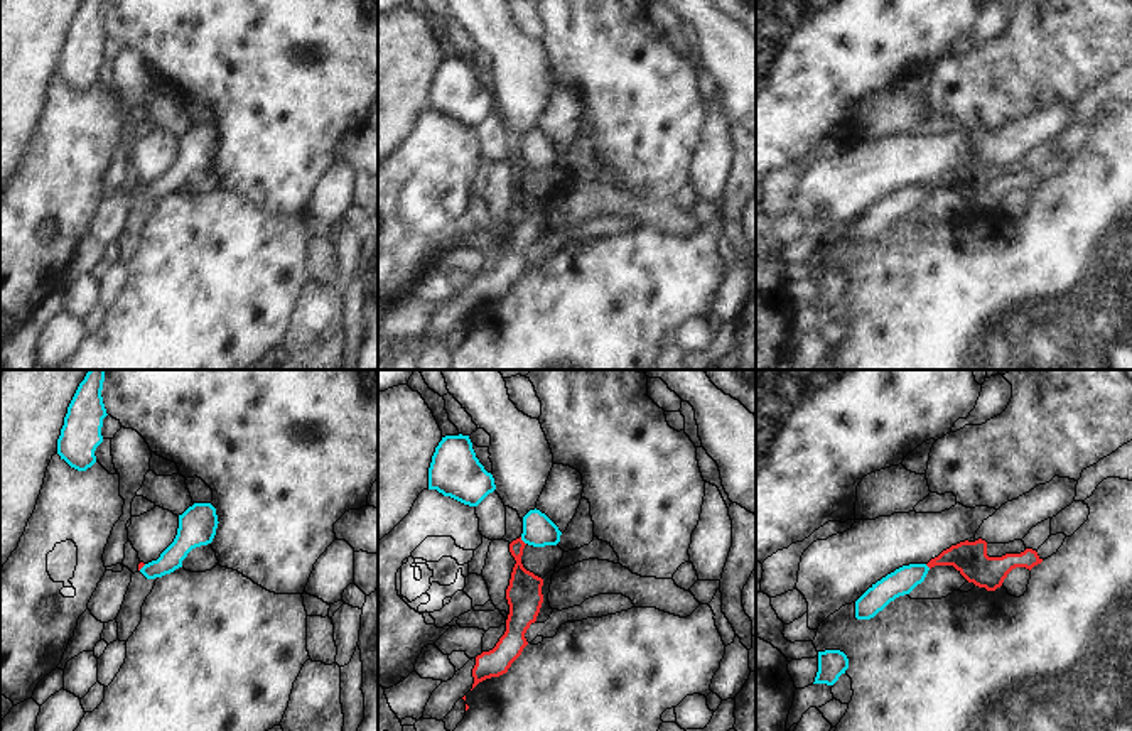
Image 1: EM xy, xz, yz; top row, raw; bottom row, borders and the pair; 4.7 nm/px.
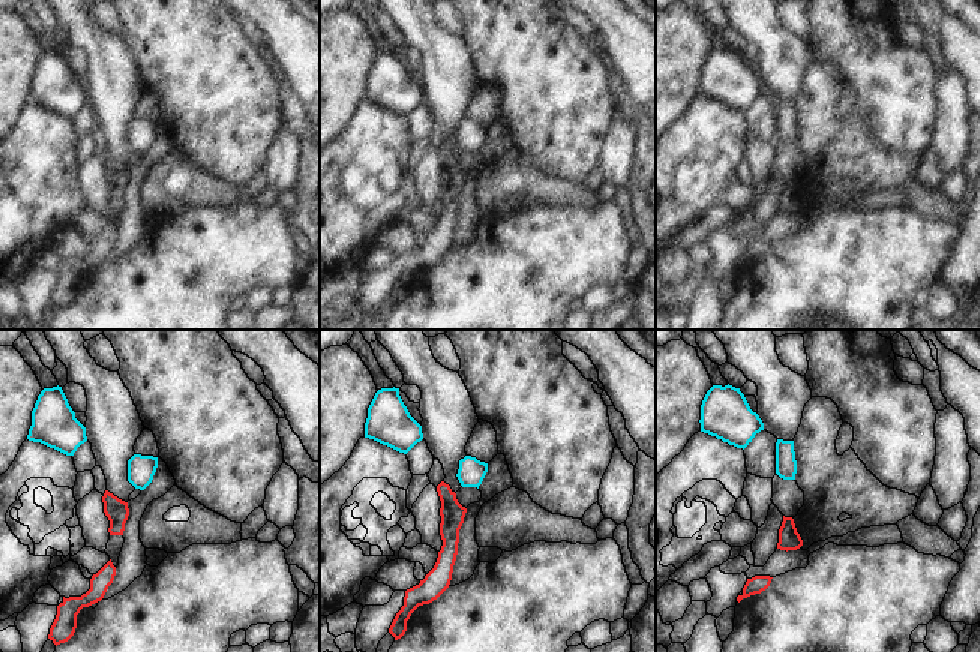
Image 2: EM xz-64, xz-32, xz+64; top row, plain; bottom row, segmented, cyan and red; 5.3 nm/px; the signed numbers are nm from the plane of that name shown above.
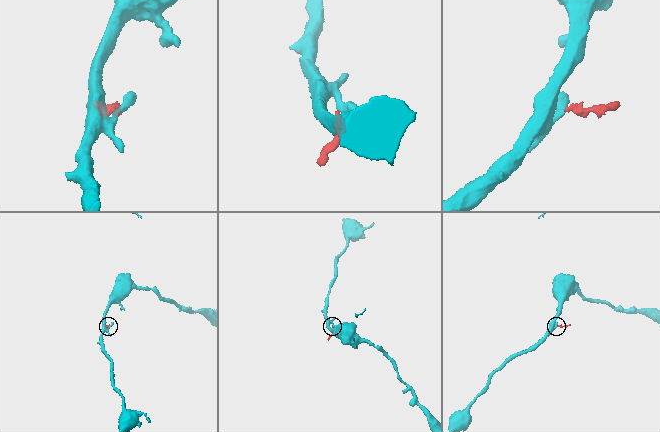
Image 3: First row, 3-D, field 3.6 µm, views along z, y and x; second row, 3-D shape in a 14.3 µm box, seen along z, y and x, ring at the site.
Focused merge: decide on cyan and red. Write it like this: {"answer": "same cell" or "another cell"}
{"answer": "another cell"}

